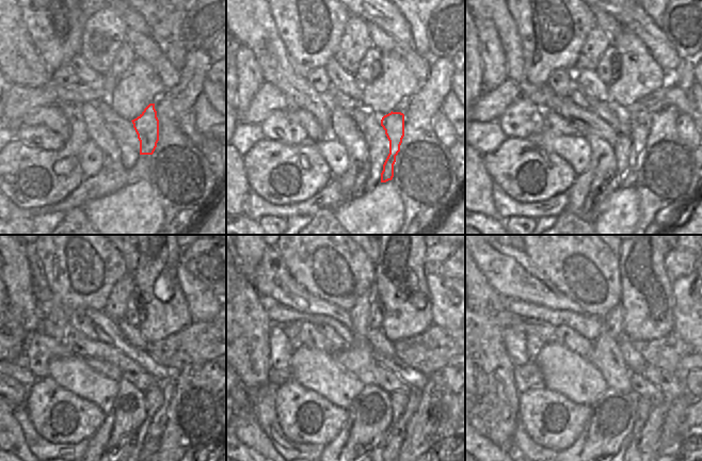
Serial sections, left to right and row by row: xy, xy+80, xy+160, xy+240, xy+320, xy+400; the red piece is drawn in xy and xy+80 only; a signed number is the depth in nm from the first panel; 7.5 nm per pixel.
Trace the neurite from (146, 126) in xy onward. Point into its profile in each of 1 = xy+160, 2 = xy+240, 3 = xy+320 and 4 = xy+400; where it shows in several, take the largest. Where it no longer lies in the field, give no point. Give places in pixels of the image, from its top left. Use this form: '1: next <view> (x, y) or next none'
1: next xy+160 (638, 133)
2: next xy+240 (157, 425)
3: next xy+320 (392, 449)
4: next xy+400 (642, 451)

